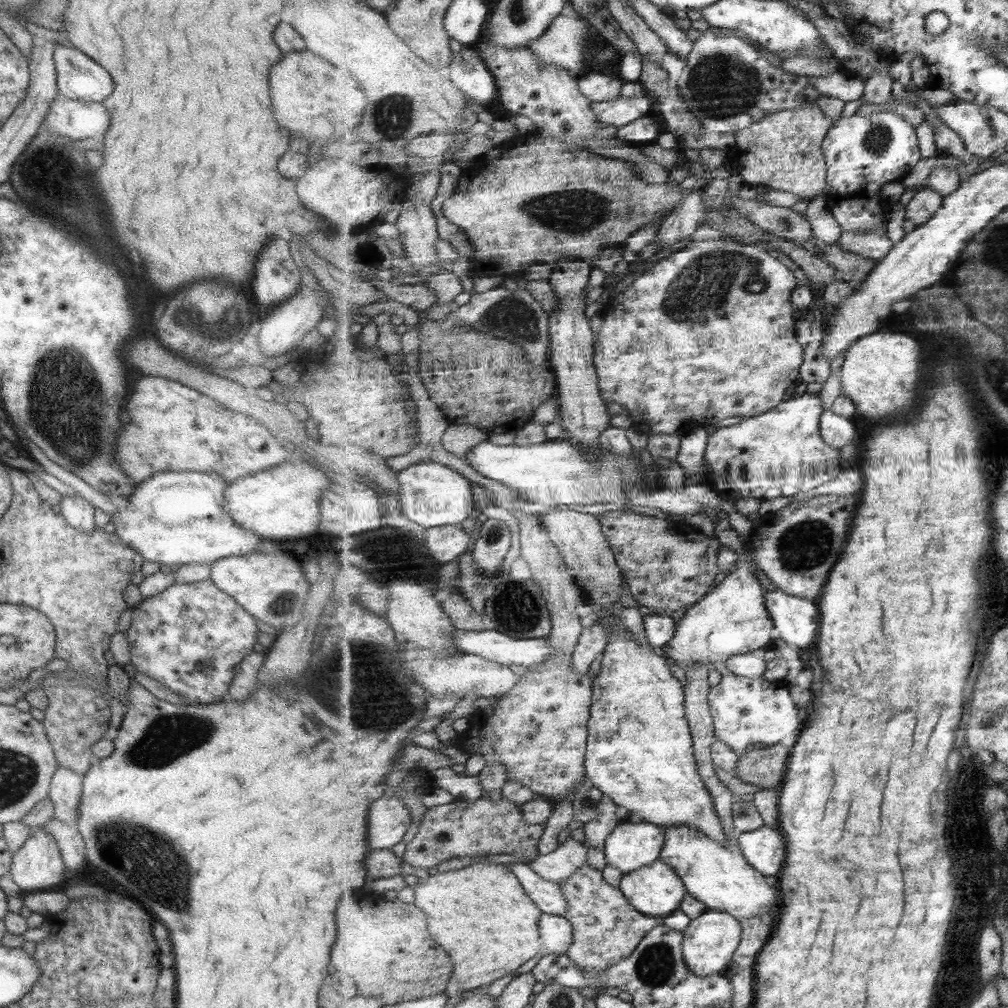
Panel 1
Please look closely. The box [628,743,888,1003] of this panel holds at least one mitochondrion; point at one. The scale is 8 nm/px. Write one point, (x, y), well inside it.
(655, 967)

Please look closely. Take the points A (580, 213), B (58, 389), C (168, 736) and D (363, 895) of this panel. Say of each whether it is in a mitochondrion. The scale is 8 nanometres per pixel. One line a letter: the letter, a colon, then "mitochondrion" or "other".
A: mitochondrion
B: mitochondrion
C: mitochondrion
D: other

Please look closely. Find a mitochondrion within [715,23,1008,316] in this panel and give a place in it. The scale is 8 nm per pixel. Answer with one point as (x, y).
(877, 141)

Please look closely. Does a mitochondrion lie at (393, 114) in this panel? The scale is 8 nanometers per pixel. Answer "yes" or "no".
yes

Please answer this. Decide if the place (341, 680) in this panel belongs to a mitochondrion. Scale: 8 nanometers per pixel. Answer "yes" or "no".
yes

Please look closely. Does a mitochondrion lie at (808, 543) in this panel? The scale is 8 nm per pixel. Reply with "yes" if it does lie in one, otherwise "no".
yes

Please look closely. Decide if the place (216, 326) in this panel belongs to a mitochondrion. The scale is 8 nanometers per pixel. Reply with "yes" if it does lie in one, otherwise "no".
yes

